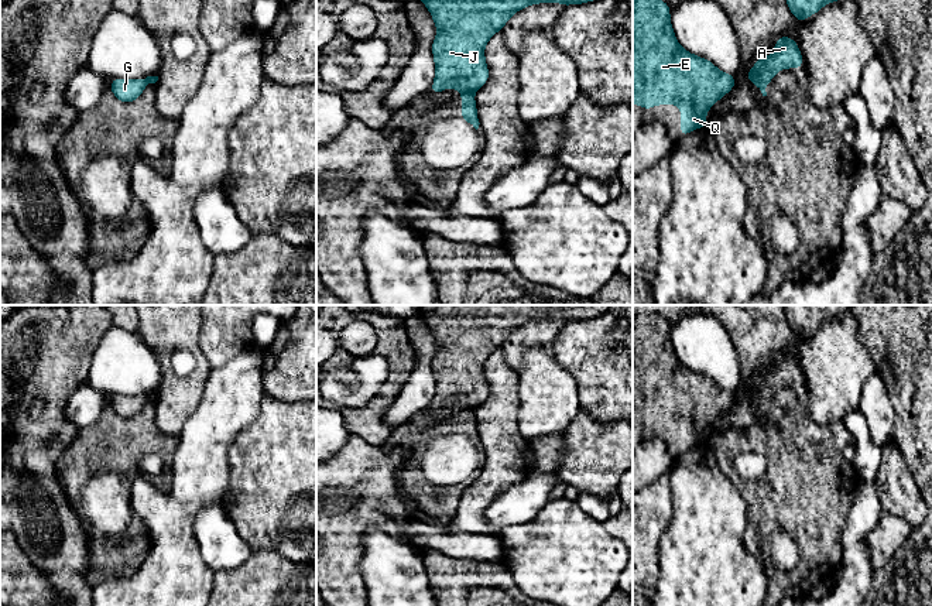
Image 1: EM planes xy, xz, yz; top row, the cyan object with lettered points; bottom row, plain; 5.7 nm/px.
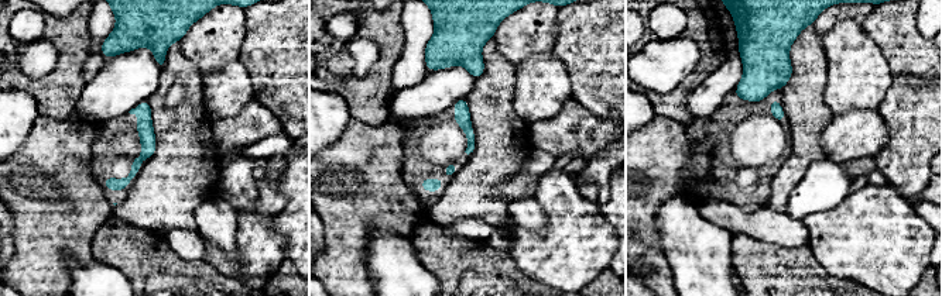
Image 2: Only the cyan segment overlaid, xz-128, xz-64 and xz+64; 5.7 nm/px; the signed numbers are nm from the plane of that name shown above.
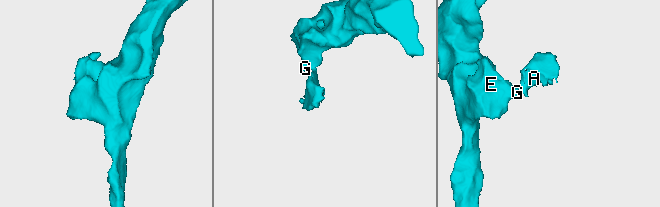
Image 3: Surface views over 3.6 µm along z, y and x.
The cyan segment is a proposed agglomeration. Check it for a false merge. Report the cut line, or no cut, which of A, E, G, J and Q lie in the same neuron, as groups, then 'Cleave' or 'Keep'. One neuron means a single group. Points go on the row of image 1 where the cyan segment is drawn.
Split along xz (465, 91), (472, 92). Groups: A / E G J Q. Cleave

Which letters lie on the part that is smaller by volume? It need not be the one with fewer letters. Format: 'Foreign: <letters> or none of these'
Foreign: A

